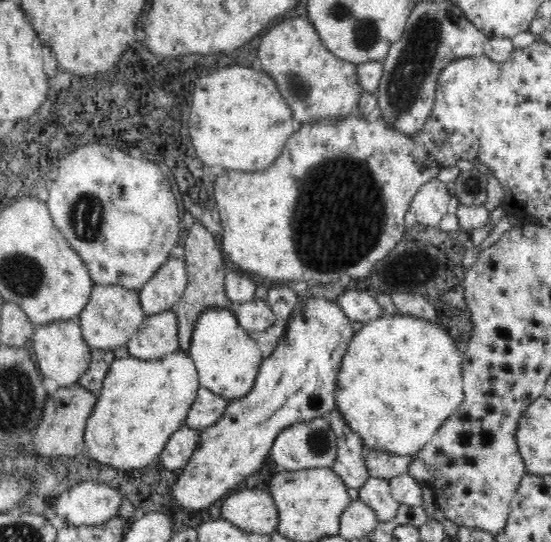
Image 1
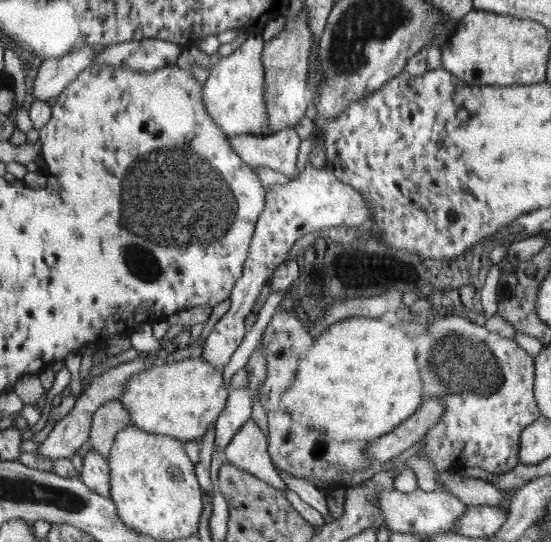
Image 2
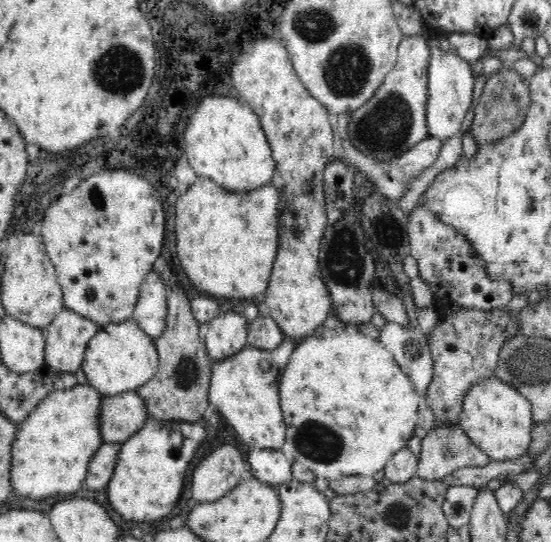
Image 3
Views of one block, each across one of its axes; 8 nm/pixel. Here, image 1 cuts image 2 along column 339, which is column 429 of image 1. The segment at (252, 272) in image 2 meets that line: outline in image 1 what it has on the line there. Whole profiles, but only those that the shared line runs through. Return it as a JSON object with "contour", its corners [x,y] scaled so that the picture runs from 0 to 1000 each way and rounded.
{"contour":[[[795,328],[771,336],[755,352],[744,371],[744,391],[755,400],[757,411],[773,417],[799,415],[799,406],[815,395],[815,382],[824,375],[824,360],[817,341]]]}

